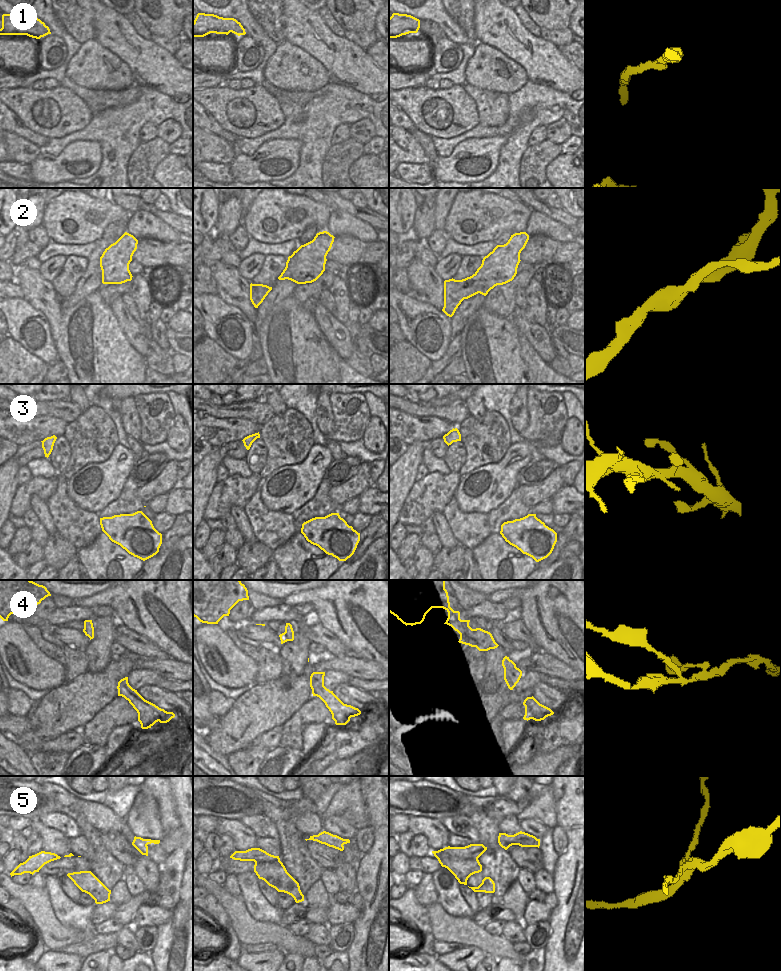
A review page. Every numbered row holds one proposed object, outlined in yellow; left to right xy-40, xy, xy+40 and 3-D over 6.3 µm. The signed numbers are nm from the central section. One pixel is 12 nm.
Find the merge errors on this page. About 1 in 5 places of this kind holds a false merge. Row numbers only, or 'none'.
1, 4, 5

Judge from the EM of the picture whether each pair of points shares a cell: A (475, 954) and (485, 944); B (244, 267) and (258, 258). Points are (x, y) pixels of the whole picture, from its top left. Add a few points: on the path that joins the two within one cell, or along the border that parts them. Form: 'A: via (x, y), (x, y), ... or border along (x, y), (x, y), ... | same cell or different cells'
A: border along (464, 945), (478, 947), (486, 954) | different cells
B: via (247, 264), (252, 259), (255, 259) | same cell

